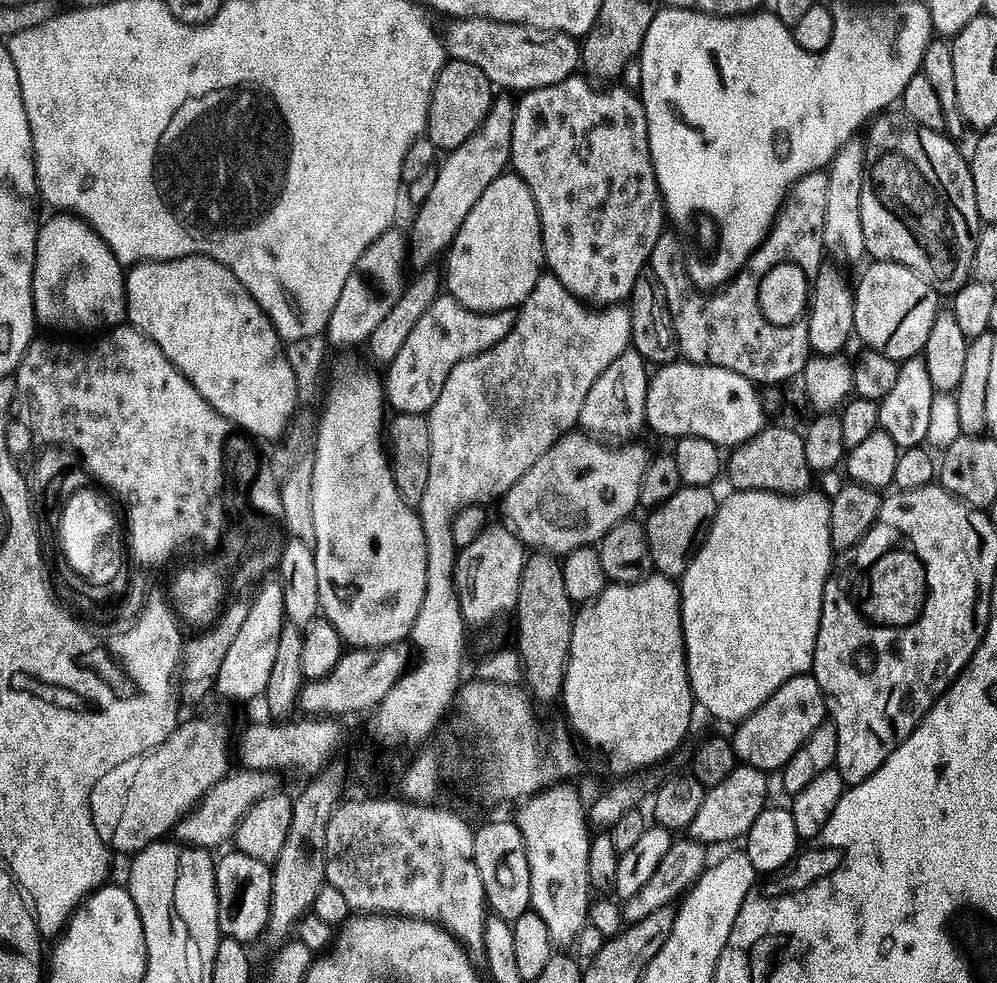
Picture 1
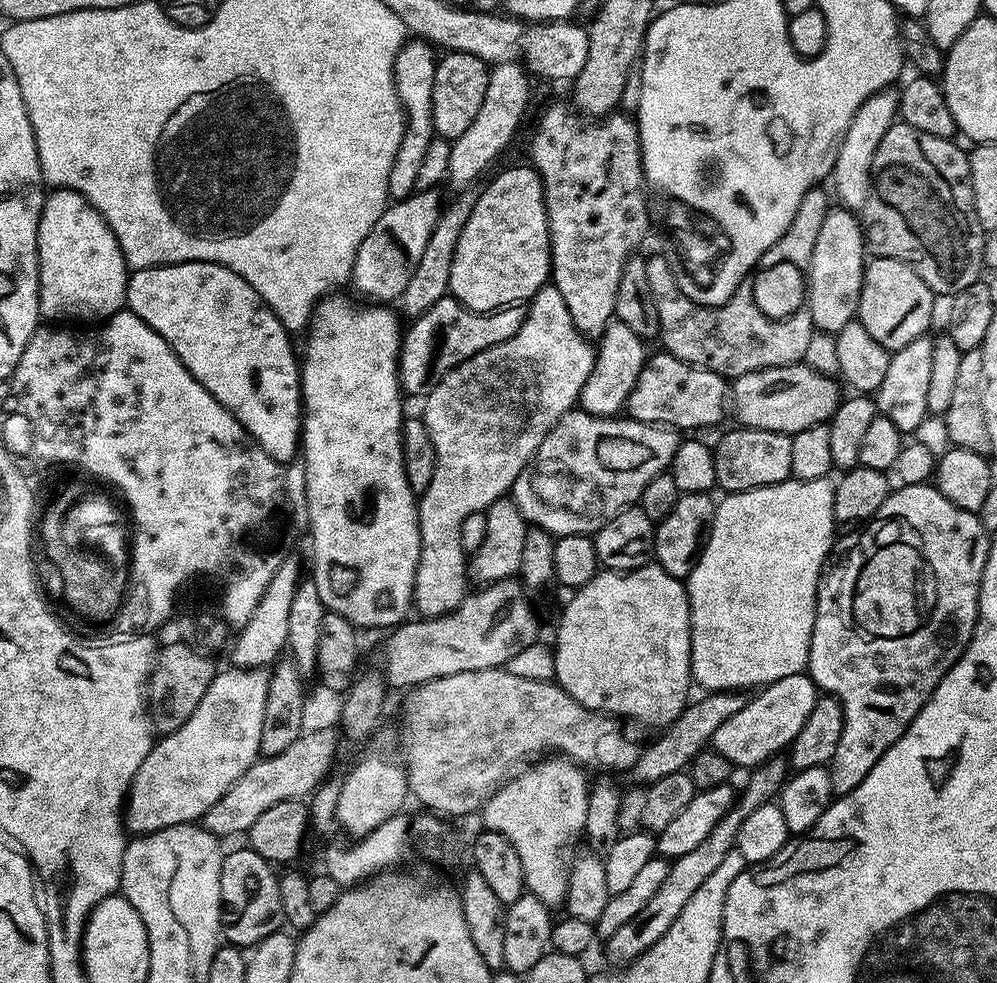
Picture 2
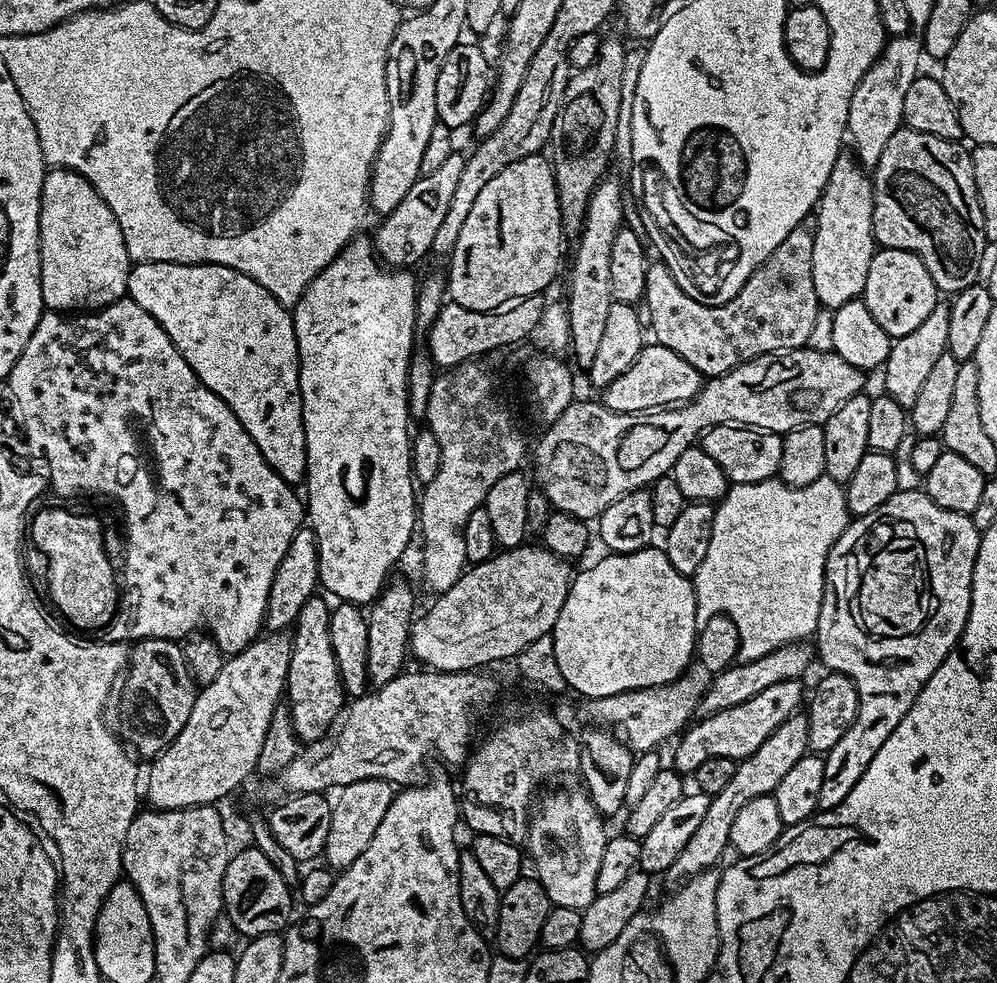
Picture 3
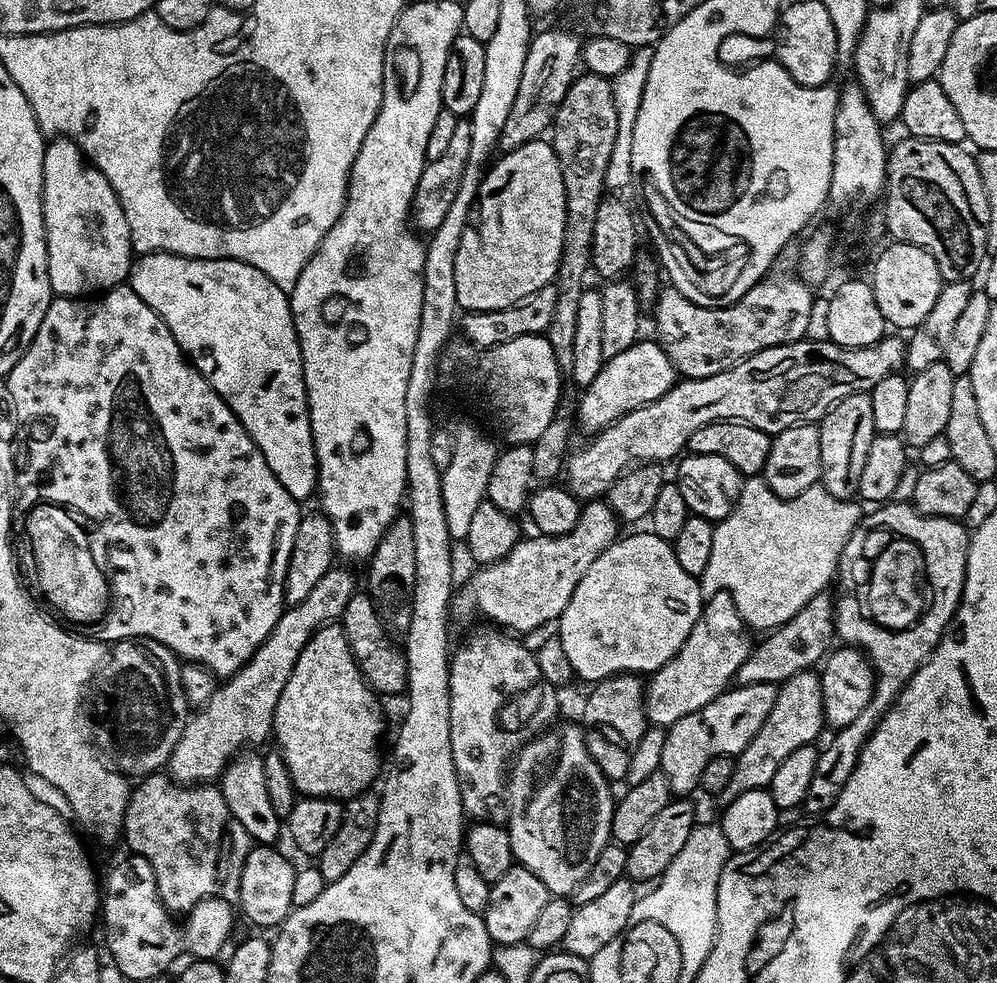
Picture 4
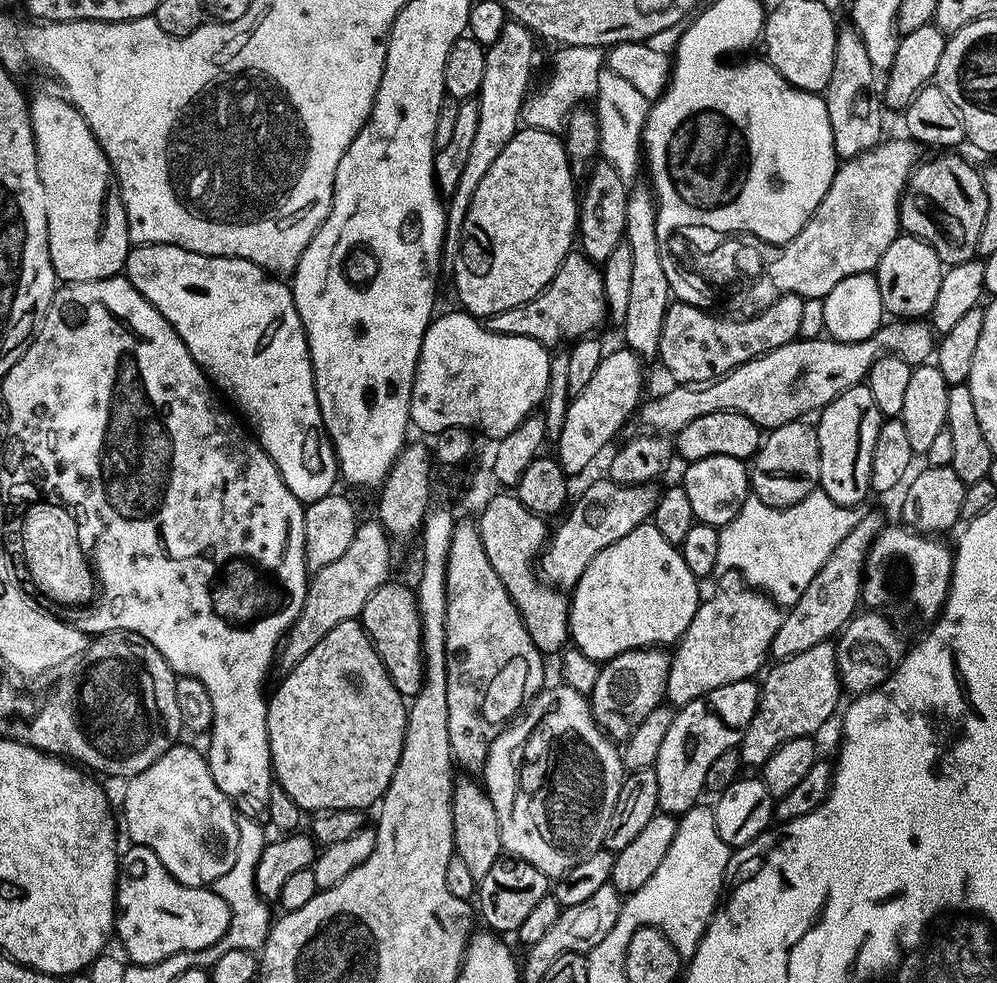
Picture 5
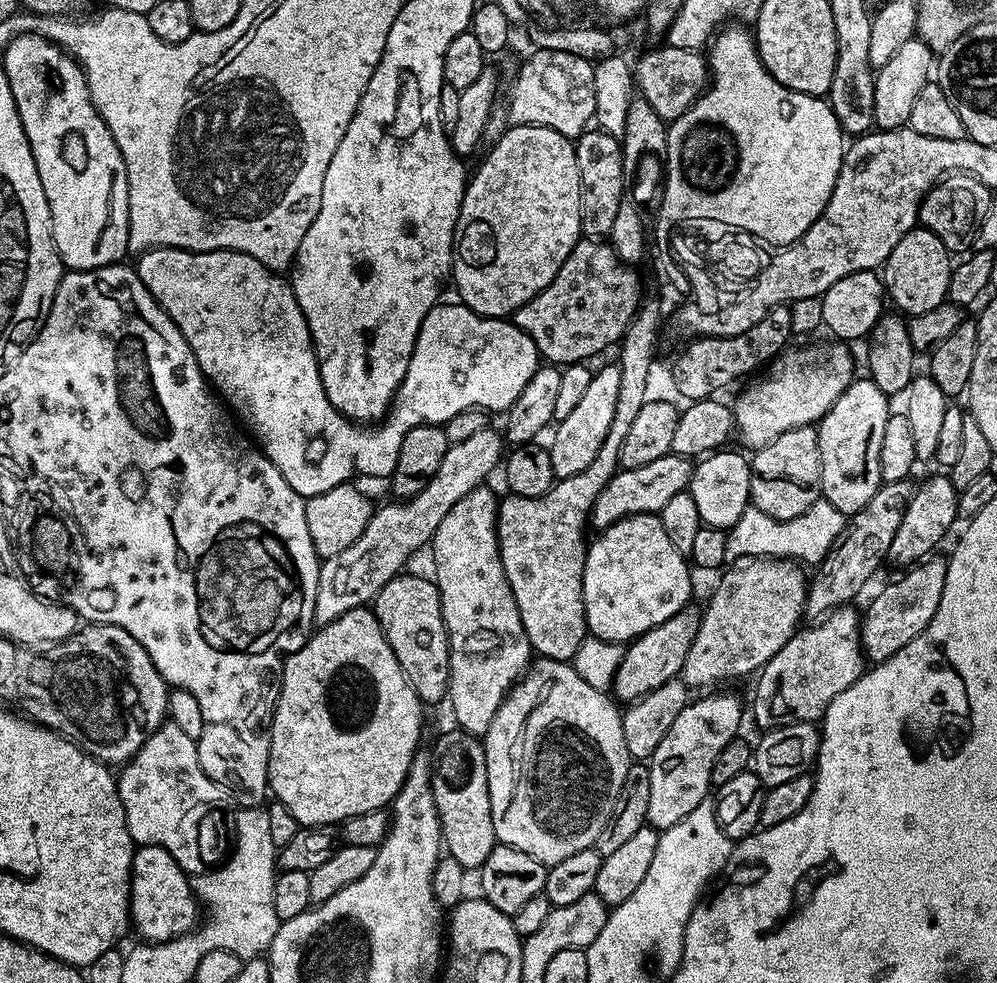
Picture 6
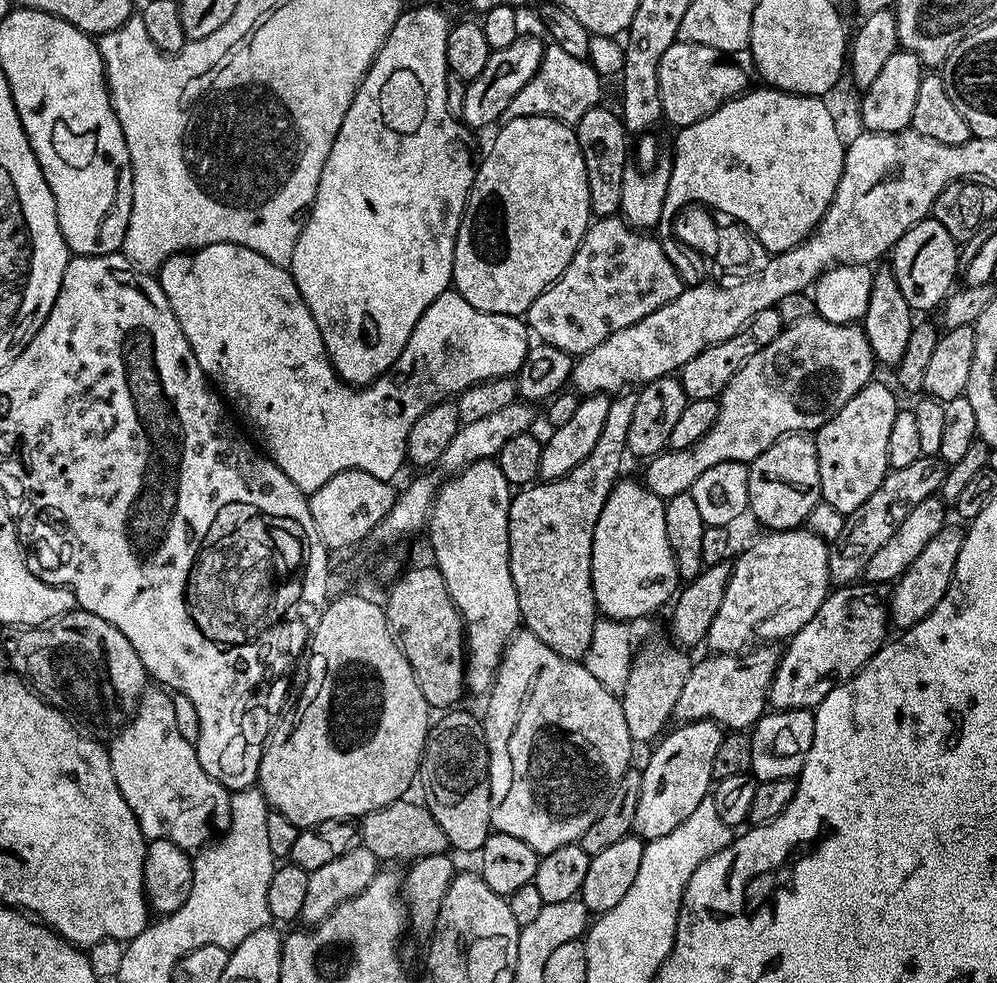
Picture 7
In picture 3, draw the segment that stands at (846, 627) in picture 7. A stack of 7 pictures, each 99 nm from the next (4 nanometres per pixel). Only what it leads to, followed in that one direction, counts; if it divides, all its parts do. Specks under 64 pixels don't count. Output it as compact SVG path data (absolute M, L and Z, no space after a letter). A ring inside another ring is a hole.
M799 711L790 718L786 718L786 722L782 722L782 726L778 726L778 730L774 730L774 734L770 734L770 738L766 738L766 742L762 742L762 746L758 746L754 754L739 761L734 770L734 778L730 778L730 783L723 788L721 793L709 799L706 818L702 818L702 823L698 826L698 830L694 830L690 842L686 842L682 854L678 854L676 861L667 870L666 879L676 884L672 886L683 885L698 873L715 869L724 848L729 847L730 826L734 822L734 817L738 815L738 810L742 810L742 806L746 806L746 802L754 798L773 795L778 782L782 782L782 777L807 752L808 718L803 711Z

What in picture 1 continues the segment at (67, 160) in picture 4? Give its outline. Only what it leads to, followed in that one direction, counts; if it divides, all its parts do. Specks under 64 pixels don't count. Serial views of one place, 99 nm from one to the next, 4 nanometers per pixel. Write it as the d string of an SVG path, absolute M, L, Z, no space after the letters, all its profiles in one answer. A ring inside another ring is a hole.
M52 214L52 217L45 224L43 221L36 230L36 257L32 271L32 310L35 323L53 328L56 331L53 333L56 334L99 333L101 330L111 330L123 325L126 320L125 275L125 269L110 250L110 246L106 246L104 239L85 220L71 214Z

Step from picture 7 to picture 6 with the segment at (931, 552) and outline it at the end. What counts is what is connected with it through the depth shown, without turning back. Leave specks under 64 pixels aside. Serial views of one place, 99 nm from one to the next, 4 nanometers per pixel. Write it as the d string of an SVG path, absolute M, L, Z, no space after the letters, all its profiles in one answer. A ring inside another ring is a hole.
M932 554L913 564L907 569L905 576L897 578L893 584L888 584L872 601L868 604L868 609L863 609L862 619L860 622L860 642L864 650L865 657L872 664L880 664L886 658L890 658L894 654L898 654L898 650L902 650L902 646L906 646L906 642L914 642L914 638L918 638L918 634L922 634L922 630L926 630L926 626L930 626L930 622L934 618L934 610L938 610L938 602L942 602L942 590L946 586L946 570L948 569L948 561L940 554Z

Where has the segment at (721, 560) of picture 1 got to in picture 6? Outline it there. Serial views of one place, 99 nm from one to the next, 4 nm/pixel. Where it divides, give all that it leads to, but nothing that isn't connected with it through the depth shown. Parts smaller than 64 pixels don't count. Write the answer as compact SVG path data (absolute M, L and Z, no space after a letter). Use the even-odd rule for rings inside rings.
M823 498L814 502L806 514L789 520L775 520L770 514L749 506L738 518L738 522L728 532L728 550L733 557L766 556L769 558L787 558L793 562L813 560L819 562L831 550L833 544L844 535L846 518L830 502Z

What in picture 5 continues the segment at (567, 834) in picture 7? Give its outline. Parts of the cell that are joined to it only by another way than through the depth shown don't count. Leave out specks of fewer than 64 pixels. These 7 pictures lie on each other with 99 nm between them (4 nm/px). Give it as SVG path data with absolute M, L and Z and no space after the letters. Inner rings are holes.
M563 682L557 684L557 688L538 693L519 719L497 734L482 769L483 787L494 802L494 814L498 814L501 849L507 855L530 862L530 866L538 866L549 878L566 875L582 858L590 858L590 854L605 847L626 775L621 749L594 718L589 697ZM523 756L520 785L516 788L516 760Z

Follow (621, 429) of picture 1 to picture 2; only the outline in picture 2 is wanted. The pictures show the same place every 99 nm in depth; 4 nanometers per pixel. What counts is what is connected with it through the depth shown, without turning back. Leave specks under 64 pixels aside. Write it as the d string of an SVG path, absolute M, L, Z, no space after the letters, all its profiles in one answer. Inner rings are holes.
M619 322L609 324L604 335L599 337L596 348L594 370L590 370L590 378L586 378L586 386L582 386L579 407L591 416L619 417L625 411L630 390L634 390L634 382L638 382L638 374L642 374L646 359L645 341L640 339L630 326Z

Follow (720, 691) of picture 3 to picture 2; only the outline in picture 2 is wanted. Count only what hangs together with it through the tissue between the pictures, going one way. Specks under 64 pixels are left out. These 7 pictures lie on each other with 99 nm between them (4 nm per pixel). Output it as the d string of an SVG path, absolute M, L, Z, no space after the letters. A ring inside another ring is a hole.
M740 690L708 692L701 700L693 699L688 707L682 710L680 717L657 735L660 737L653 744L645 743L641 747L638 762L634 762L630 770L630 776L636 779L633 781L637 785L647 786L655 780L661 780L666 774L685 771L694 757L711 745L714 730L718 730L718 726L722 726L726 718L742 710L745 699L745 693Z

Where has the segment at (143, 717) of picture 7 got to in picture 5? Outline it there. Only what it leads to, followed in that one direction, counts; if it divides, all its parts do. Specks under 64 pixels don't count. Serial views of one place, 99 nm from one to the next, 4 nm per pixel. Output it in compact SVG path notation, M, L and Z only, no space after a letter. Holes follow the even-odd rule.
M178 742L166 750L154 766L140 768L129 780L132 781L124 788L124 820L122 816L122 828L128 831L129 841L154 850L154 854L158 854L158 862L162 862L162 866L166 866L166 870L170 870L172 877L182 886L206 888L215 885L226 868L225 861L220 861L220 851L224 848L220 835L223 832L235 833L237 813L226 794L218 790L205 753Z

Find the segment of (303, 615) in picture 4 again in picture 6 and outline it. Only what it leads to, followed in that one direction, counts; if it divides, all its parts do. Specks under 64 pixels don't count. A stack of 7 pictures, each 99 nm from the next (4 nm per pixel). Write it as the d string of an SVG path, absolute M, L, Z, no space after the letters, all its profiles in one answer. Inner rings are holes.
M495 427L478 430L463 442L449 444L446 458L438 466L438 474L418 494L401 499L385 508L377 507L372 513L366 530L358 542L350 542L342 554L323 561L318 574L318 594L314 598L314 621L323 626L334 622L342 614L355 608L371 605L382 586L405 571L404 563L419 548L427 549L432 536L438 530L442 518L450 514L450 506L470 494L470 490L481 487L492 471L501 467L506 455L506 440L495 432Z

